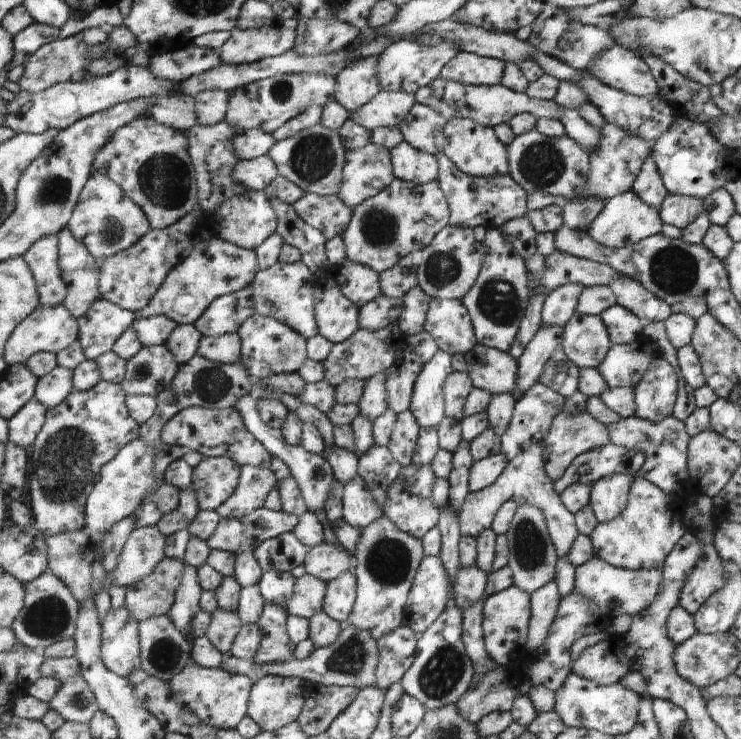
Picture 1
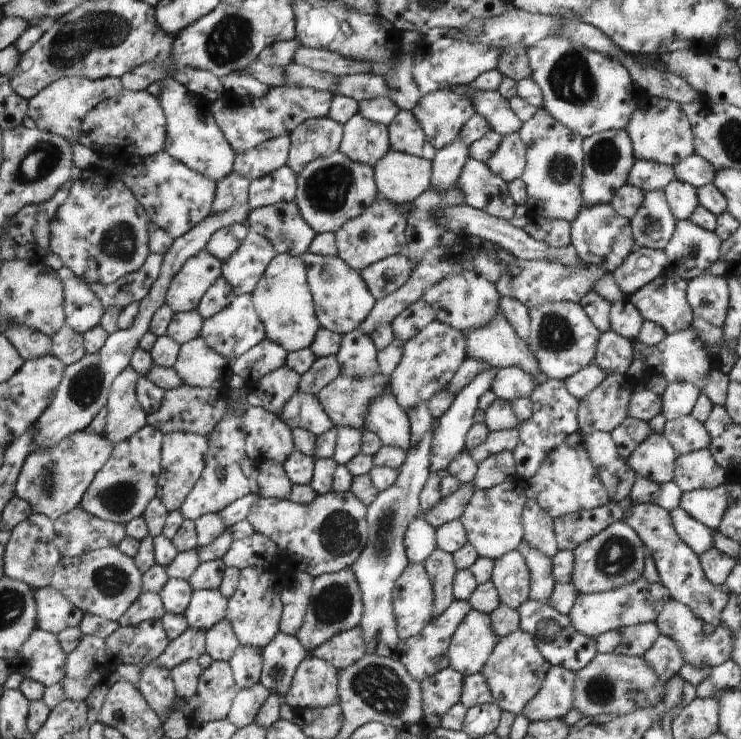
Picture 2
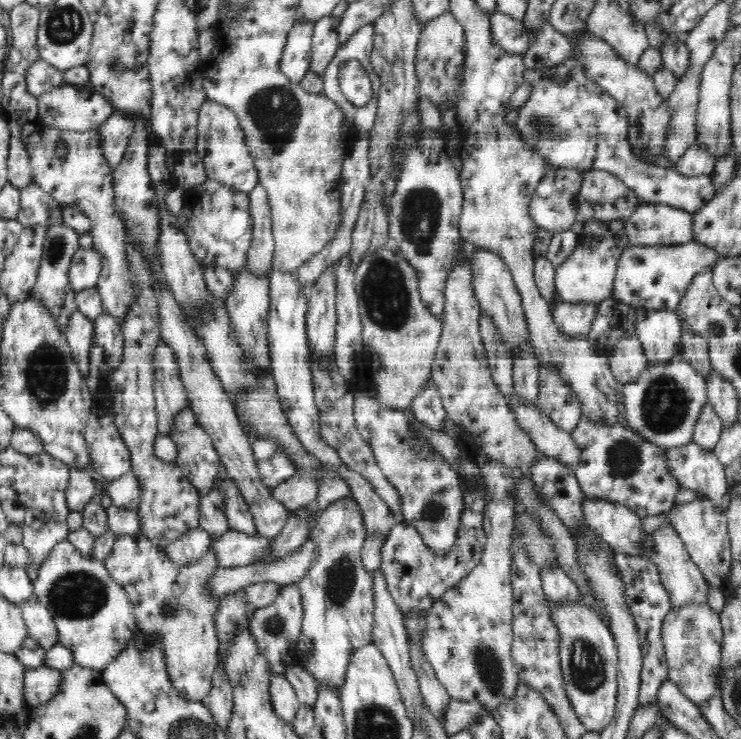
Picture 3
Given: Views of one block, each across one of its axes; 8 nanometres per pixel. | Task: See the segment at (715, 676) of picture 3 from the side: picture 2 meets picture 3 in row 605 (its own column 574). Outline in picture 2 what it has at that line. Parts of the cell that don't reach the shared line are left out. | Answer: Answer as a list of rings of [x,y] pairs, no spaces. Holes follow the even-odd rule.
[[[598,653],[585,668],[582,668],[577,673],[577,686],[574,688],[574,709],[578,709],[584,714],[584,717],[594,717],[597,715],[625,716],[634,713],[638,708],[644,709],[646,706],[656,705],[664,697],[667,682],[668,680],[657,676],[657,673],[643,657],[630,657],[629,655],[618,655],[613,653]]]

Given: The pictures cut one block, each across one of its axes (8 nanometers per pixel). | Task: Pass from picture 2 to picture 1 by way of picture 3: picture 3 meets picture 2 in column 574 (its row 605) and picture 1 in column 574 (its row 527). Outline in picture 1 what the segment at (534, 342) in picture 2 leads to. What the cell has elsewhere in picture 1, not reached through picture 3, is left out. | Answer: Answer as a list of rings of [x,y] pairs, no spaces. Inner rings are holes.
[[[572,314],[562,333],[562,348],[578,368],[595,368],[613,345],[599,315]]]

